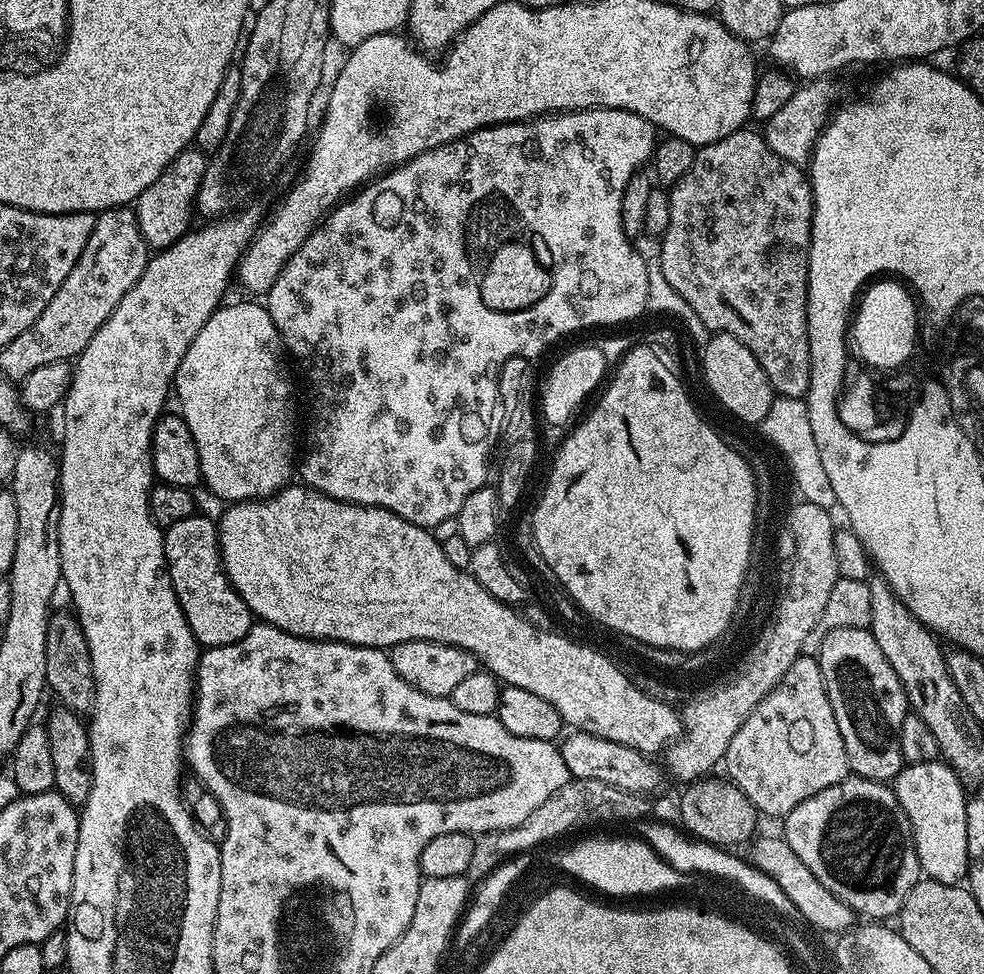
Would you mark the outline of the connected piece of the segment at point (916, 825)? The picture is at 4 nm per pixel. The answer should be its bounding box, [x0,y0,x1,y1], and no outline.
[894,759,968,884]

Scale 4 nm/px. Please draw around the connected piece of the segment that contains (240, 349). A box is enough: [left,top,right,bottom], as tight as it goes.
[174,303,294,502]

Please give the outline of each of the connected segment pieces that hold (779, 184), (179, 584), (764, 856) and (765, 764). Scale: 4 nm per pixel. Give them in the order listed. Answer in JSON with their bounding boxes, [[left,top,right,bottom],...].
[[658,130,812,397],[164,515,254,648],[750,835,854,934],[722,654,850,818]]

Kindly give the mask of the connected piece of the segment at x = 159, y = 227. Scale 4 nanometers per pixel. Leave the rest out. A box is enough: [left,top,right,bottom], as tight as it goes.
[134,146,209,250]

